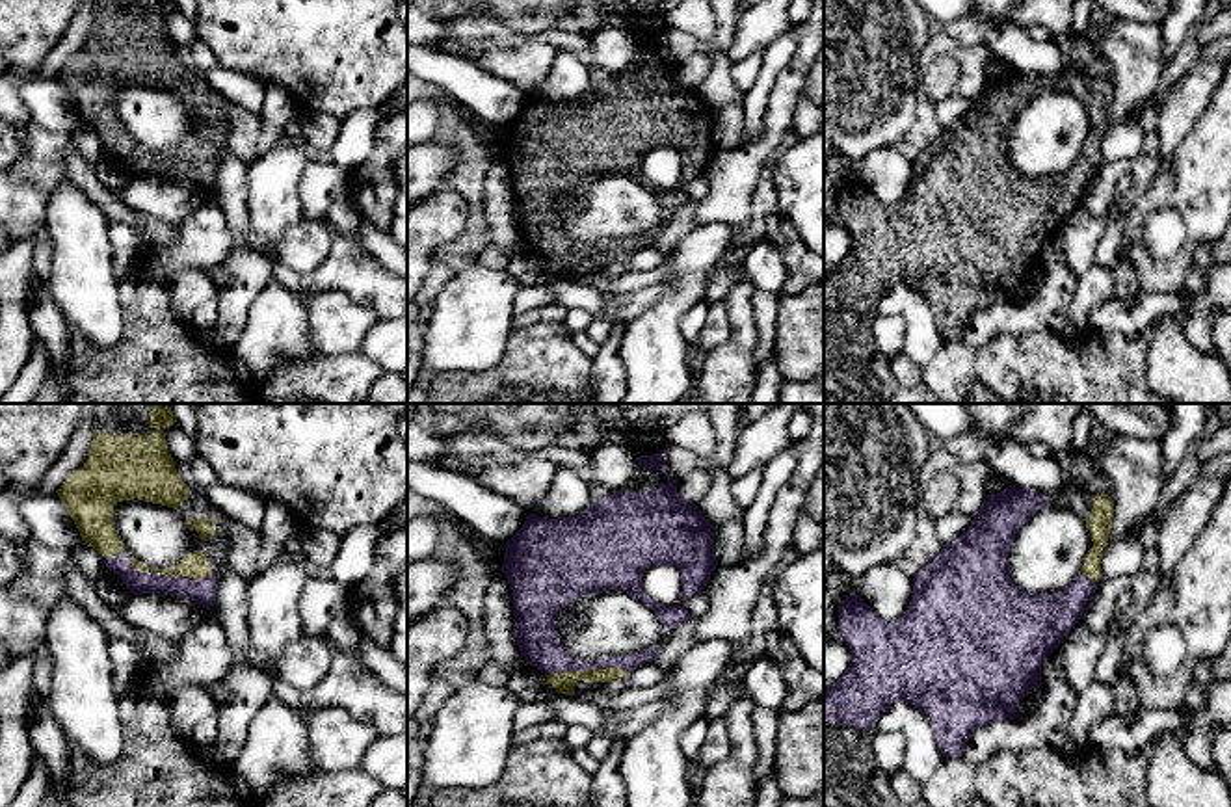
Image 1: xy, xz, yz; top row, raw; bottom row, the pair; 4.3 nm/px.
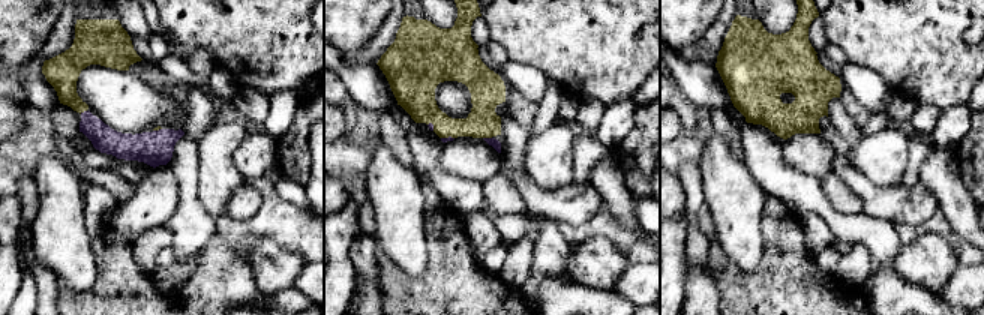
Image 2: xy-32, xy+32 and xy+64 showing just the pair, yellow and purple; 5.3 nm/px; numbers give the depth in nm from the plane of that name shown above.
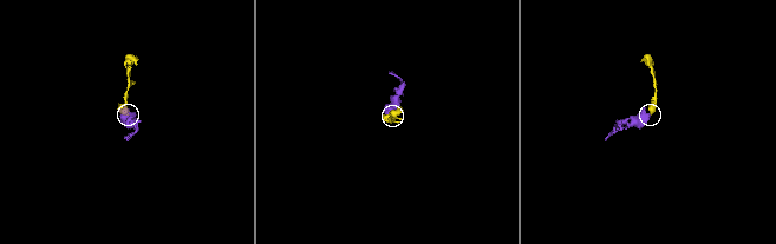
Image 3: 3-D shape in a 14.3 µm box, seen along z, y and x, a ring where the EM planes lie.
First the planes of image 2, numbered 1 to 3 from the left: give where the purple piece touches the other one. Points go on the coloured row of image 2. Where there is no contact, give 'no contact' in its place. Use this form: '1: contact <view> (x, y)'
1: contact xy-32 (83, 111)
2: contact xy+32 (488, 137)
3: no contact

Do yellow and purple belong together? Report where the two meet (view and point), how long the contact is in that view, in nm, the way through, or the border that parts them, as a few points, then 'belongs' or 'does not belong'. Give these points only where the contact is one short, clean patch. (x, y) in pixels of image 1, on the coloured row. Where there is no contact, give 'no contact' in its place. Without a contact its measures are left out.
xy (170, 575) | 400 nm | across xy (196, 564), (185, 575), (170, 575), (192, 579), (203, 590) | belongs

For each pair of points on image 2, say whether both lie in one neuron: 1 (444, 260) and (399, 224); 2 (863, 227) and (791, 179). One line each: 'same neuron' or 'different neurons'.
1: different neurons
2: same neuron

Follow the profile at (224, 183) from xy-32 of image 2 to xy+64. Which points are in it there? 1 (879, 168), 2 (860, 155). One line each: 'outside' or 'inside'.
1: inside
2: inside

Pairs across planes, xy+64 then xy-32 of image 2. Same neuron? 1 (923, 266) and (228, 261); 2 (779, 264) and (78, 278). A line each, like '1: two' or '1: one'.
1: two
2: two

